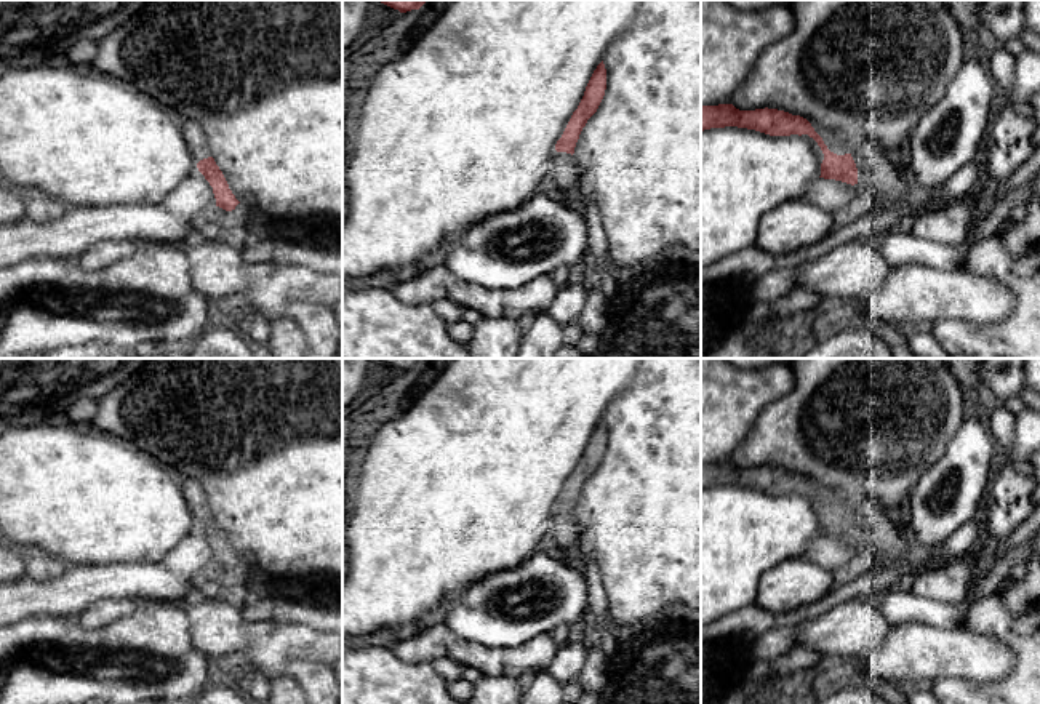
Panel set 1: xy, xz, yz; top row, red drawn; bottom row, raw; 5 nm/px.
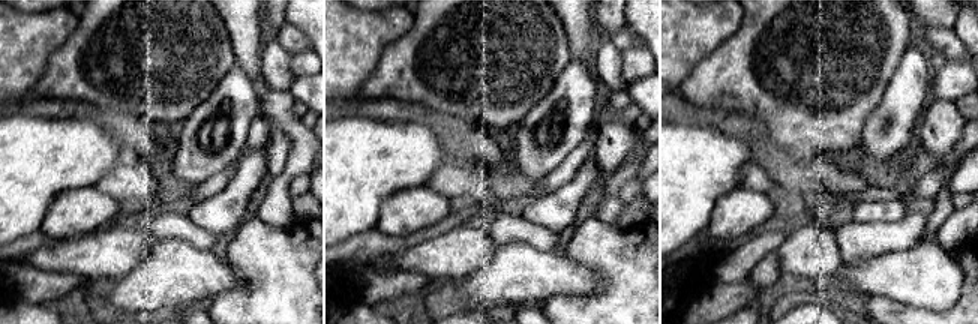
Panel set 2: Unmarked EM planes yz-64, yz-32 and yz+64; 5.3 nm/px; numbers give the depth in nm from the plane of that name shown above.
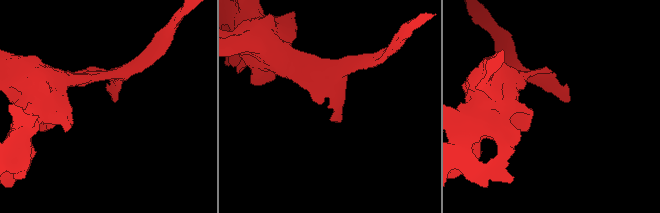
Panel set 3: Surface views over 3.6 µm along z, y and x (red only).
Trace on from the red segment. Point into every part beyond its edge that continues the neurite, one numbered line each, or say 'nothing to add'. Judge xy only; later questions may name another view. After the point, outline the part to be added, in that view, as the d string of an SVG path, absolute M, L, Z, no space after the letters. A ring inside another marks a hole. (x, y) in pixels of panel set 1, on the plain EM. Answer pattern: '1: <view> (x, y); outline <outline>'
1: xy (200, 506); outline M190 491L190 502L192 502L195 522L211 515L210 504L200 491Z

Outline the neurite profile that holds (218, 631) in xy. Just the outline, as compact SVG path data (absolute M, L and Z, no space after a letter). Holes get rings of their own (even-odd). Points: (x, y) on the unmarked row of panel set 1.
M194 597L184 603L194 648L211 662L243 658L248 648L275 630L277 622L248 622L242 618L237 597L216 600Z

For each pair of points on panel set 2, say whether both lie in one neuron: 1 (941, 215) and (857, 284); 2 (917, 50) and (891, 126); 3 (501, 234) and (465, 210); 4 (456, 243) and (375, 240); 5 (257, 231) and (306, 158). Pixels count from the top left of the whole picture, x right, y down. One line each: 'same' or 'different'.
1: same
2: same
3: different
4: different
5: different

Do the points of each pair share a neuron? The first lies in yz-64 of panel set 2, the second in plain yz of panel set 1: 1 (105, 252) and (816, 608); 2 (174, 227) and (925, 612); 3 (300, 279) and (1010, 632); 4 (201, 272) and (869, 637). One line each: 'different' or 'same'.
1: different
2: same
3: same
4: different

